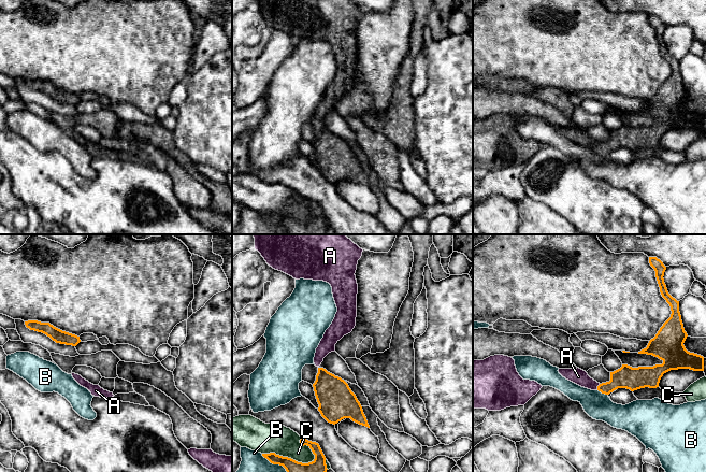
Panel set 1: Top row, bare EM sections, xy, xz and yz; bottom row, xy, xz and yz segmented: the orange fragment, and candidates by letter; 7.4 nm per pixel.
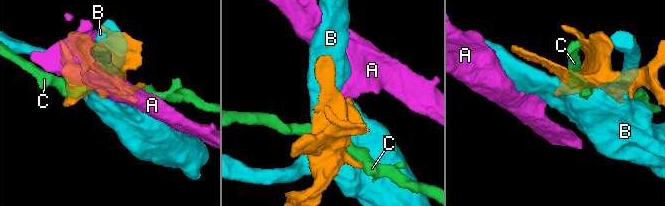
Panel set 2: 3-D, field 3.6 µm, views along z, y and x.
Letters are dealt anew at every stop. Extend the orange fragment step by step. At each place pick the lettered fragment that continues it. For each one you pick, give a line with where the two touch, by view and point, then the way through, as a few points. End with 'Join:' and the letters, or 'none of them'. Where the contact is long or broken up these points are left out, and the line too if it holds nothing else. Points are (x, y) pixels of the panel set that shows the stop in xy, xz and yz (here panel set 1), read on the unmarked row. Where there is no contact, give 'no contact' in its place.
A: meets orange in yz at (598, 146); runs through yz (629, 137), (598, 146), (578, 136)
Join: A

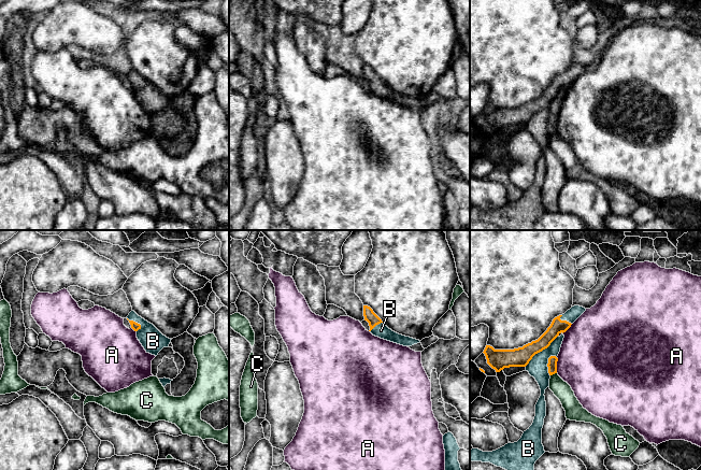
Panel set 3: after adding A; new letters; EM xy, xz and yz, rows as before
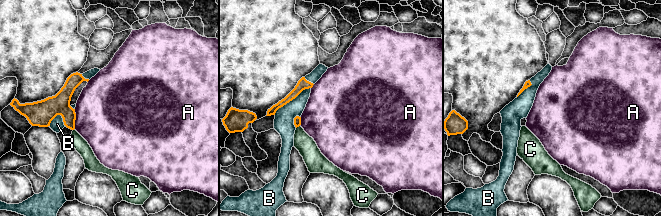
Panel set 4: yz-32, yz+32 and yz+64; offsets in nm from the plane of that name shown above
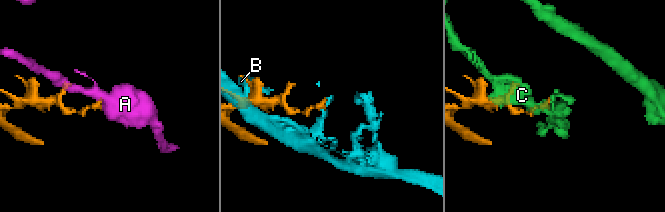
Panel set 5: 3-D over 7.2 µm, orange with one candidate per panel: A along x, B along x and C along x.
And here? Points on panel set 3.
Join: none of them

